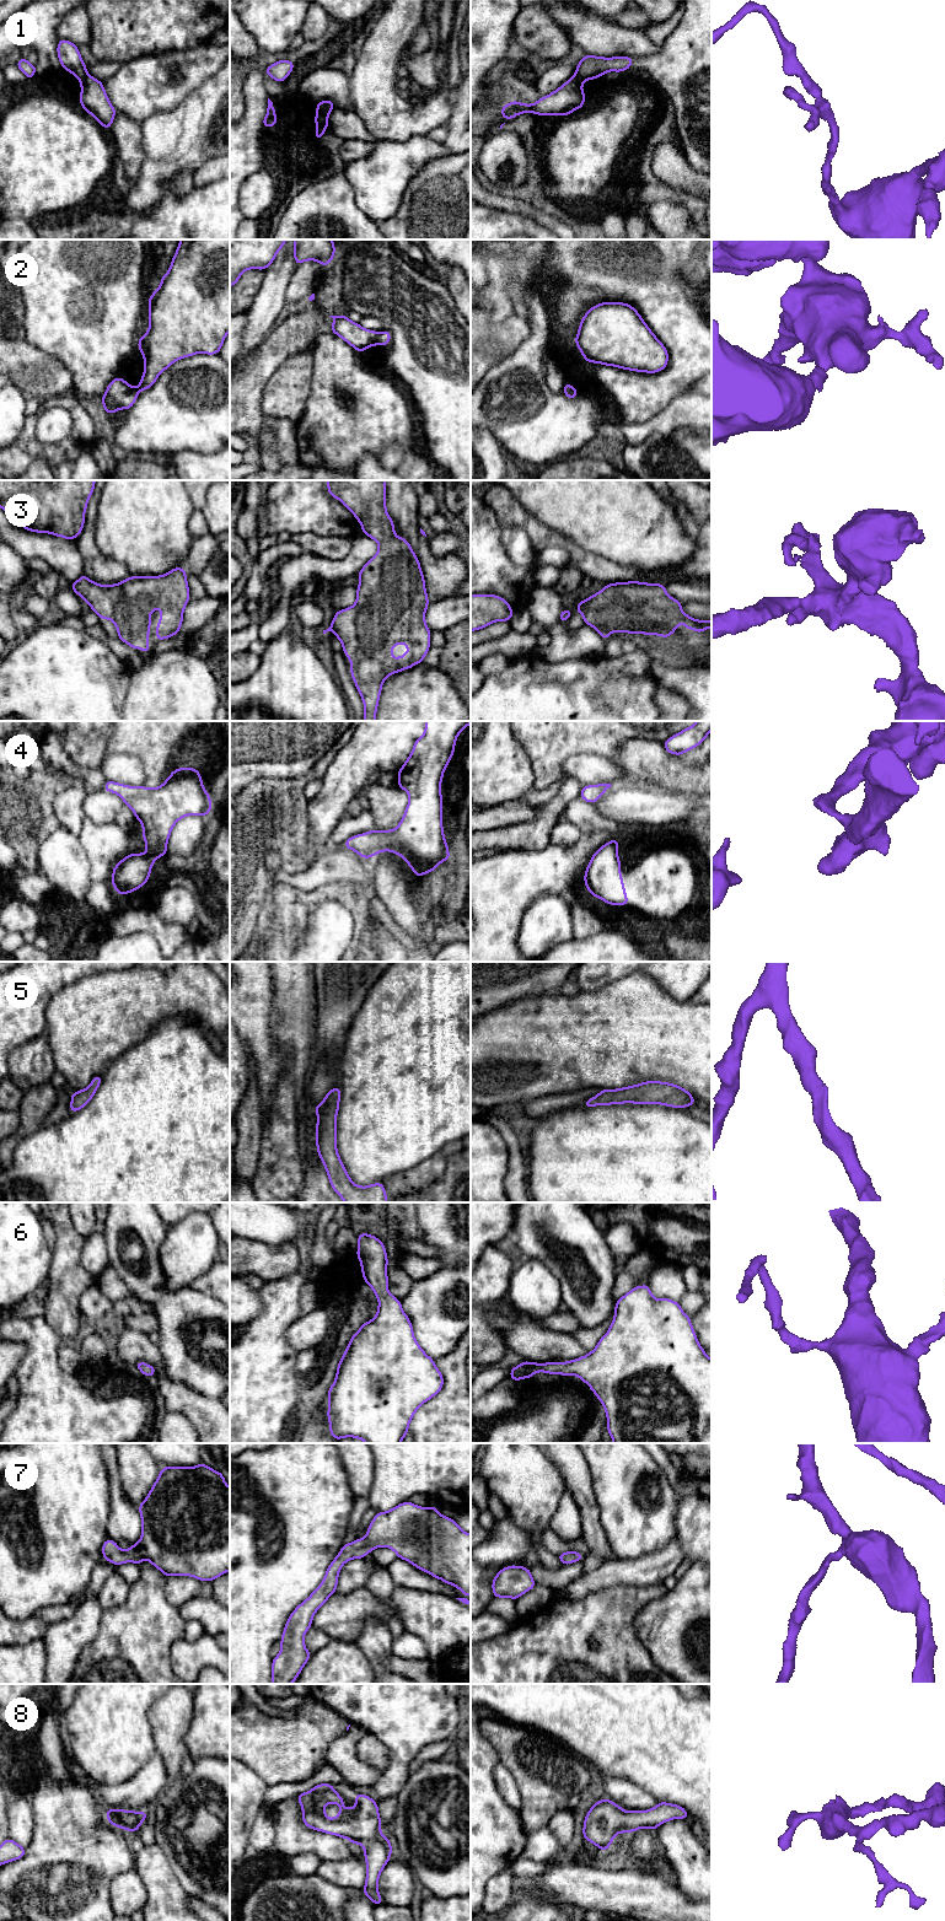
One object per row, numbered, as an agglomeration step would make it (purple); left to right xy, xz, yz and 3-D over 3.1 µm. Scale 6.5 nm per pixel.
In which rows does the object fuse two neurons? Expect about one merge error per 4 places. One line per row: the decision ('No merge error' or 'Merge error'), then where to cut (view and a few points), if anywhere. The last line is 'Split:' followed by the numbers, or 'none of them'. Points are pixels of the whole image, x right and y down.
1: Merge error. Split along xy (87, 74), (79, 80)
2: Merge error. Split along xz (377, 333), (377, 342), (380, 344)
3: No merge error. No split
4: No merge error. No split
5: No merge error. No split
6: No merge error. No split
7: No merge error. No split
8: No merge error. No split
Split: 1, 2

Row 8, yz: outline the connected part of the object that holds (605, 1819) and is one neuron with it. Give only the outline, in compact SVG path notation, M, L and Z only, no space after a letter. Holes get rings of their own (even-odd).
M603 1798L590 1808L584 1819L584 1839L601 1851L610 1849L613 1837L621 1833L633 1833L640 1828L655 1830L672 1819L688 1819L687 1810L677 1804L659 1802L648 1810L625 1812L622 1807Z

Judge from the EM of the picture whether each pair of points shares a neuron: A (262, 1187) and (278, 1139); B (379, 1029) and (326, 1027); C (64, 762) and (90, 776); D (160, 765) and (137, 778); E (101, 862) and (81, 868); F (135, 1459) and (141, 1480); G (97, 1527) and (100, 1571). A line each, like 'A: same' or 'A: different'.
A: same
B: different
C: same
D: different
E: different
F: same
G: different

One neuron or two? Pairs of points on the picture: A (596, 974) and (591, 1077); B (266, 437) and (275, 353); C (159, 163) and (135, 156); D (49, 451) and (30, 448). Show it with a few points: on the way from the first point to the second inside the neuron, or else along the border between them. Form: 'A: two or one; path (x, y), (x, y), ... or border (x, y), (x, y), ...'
A: two; border (621, 978), (599, 989), (580, 991)
B: two; border (263, 431), (273, 432), (275, 450), (280, 457)
C: two; border (141, 130), (143, 165), (139, 175), (130, 183)
D: one; path (44, 451), (35, 450)

